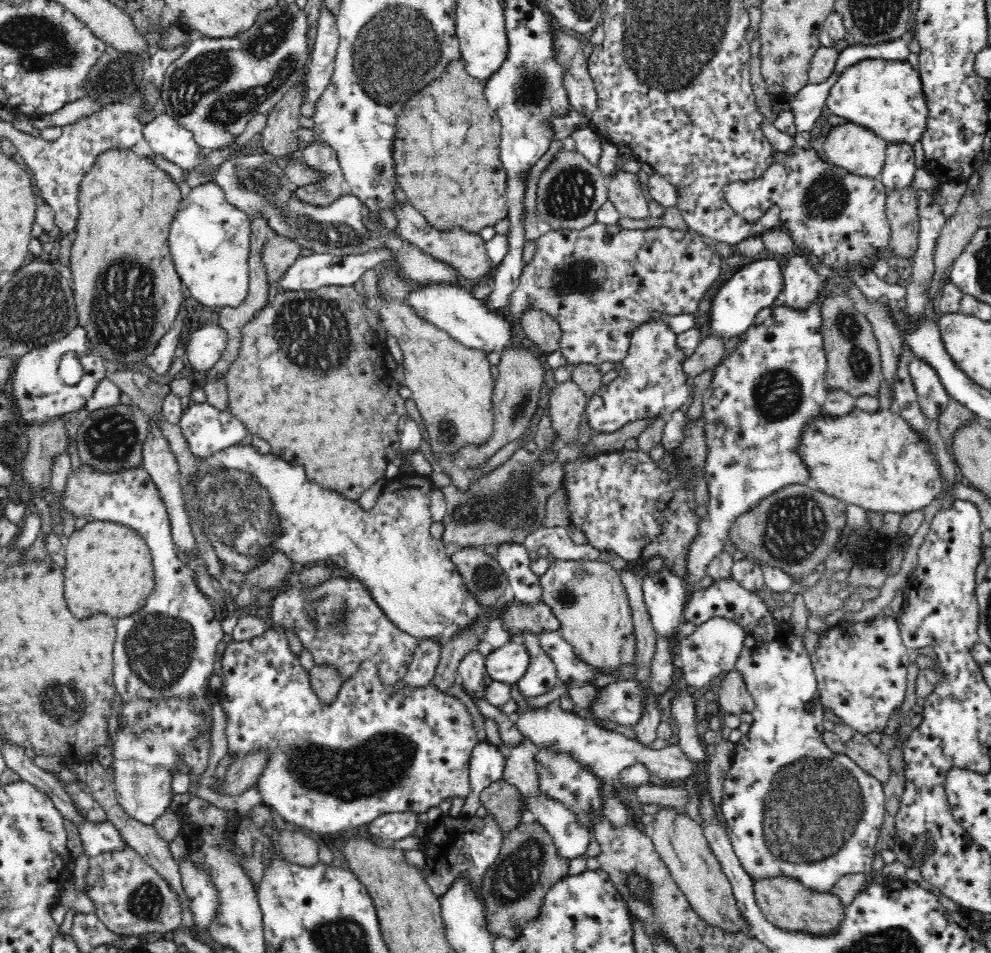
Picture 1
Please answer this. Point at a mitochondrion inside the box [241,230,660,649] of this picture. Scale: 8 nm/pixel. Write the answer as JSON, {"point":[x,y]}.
{"point":[314,335]}

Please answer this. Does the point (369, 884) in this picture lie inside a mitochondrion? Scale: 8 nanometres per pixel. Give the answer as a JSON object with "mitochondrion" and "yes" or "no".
{"mitochondrion":"no"}

